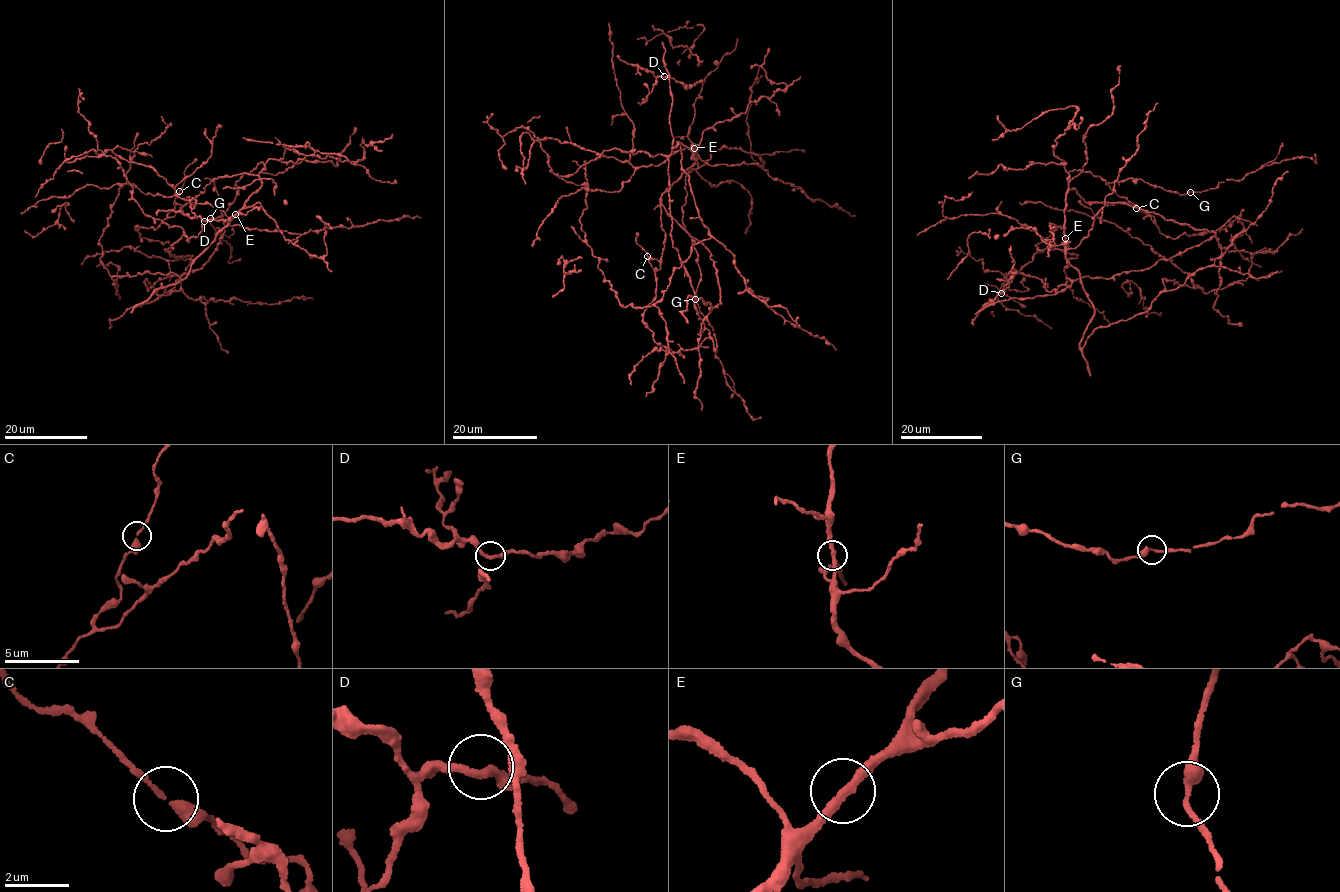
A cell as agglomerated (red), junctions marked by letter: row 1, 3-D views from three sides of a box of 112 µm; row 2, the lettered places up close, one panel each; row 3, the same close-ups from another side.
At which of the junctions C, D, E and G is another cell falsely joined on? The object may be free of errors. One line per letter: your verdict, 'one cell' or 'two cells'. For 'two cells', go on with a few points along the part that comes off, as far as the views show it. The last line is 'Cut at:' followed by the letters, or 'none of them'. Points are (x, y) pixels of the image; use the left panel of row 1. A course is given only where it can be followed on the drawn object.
C: one cell
D: one cell
E: one cell
G: one cell
Cut at: none of them

